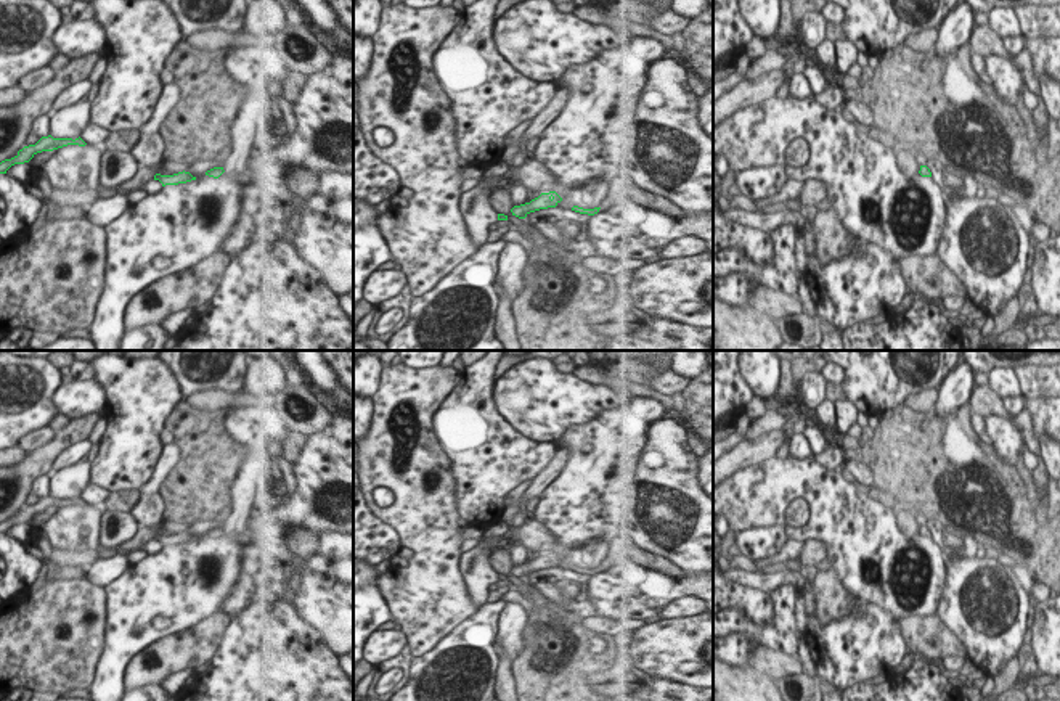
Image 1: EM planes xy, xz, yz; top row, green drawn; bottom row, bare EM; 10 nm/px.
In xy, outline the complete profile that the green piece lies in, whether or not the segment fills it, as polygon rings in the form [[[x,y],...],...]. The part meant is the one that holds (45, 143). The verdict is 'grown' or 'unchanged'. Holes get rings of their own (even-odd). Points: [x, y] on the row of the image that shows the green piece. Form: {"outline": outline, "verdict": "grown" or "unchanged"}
{"outline": [[[51,135],[42,137],[35,145],[24,146],[18,151],[18,154],[11,159],[5,159],[0,162],[0,174],[6,174],[6,170],[14,164],[29,162],[37,153],[53,151],[67,145],[85,146],[87,143],[79,137],[72,138],[53,138]]], "verdict": "unchanged"}

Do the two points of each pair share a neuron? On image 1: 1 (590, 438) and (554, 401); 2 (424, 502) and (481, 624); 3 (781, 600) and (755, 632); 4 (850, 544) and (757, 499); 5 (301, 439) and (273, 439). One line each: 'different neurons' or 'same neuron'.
1: different neurons
2: different neurons
3: same neuron
4: same neuron
5: different neurons

